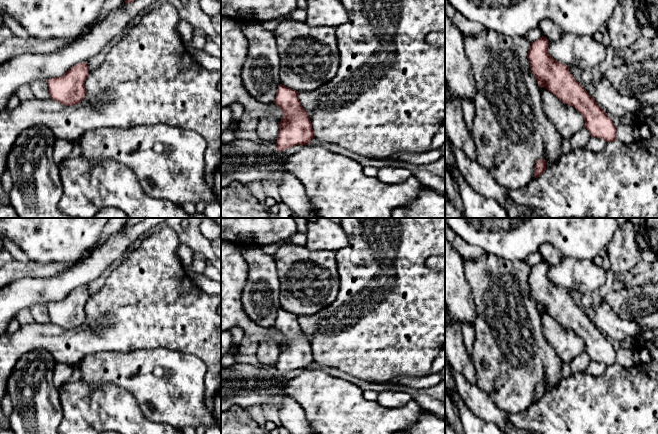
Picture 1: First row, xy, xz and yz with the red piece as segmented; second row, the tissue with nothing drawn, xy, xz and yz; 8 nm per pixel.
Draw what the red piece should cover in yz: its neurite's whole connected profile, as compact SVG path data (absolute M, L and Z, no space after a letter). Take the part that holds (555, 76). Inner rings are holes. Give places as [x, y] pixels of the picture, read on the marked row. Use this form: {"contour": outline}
{"contour": "M542 36L537 41L531 43L527 58L530 69L534 74L539 87L546 88L553 93L564 104L573 106L582 114L585 120L585 128L590 132L591 137L597 137L612 142L616 140L616 126L607 113L597 104L592 96L578 83L572 76L567 65L556 61L548 52L549 41Z"}

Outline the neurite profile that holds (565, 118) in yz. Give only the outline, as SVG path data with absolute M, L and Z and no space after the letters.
M546 88L540 89L545 115L564 139L572 138L585 127L582 114L573 106L564 104Z

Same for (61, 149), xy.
M56 138L53 145L53 155L52 155L55 164L59 165L62 161L68 158L72 148L73 148L72 141L62 138Z

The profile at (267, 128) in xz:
M267 116L258 120L255 130L260 138L260 141L276 146L279 129L280 127L278 121L276 121L272 116Z

